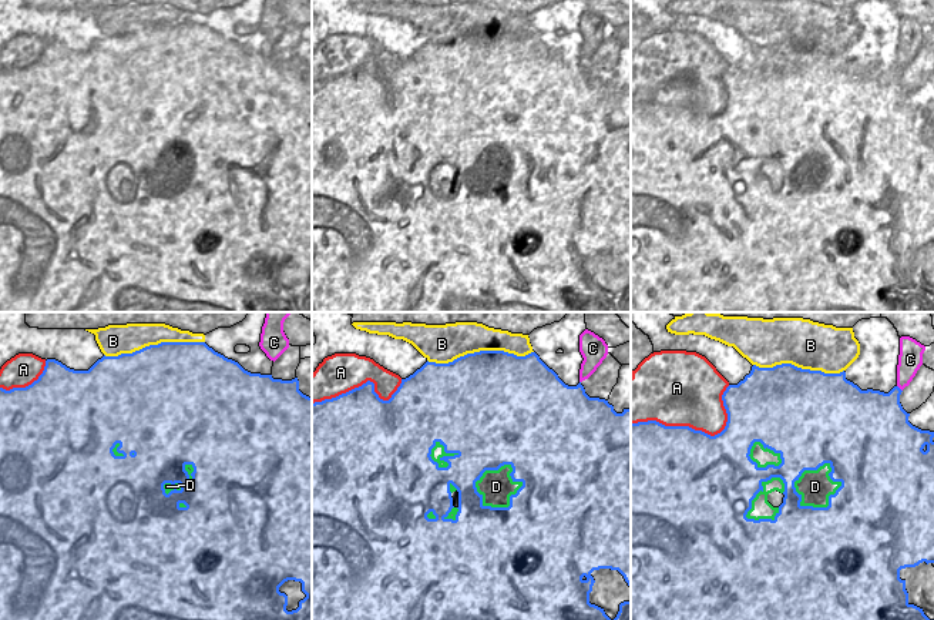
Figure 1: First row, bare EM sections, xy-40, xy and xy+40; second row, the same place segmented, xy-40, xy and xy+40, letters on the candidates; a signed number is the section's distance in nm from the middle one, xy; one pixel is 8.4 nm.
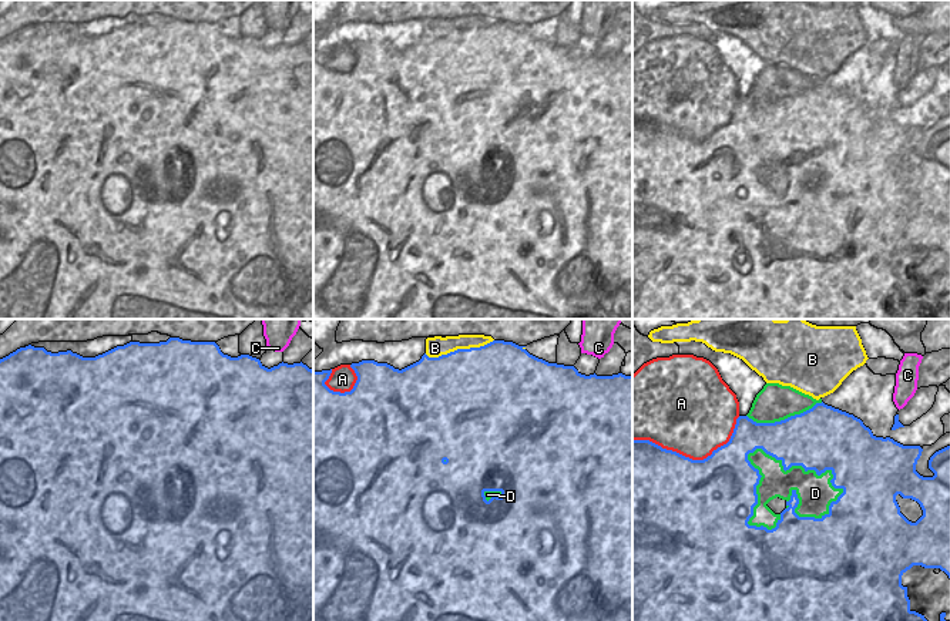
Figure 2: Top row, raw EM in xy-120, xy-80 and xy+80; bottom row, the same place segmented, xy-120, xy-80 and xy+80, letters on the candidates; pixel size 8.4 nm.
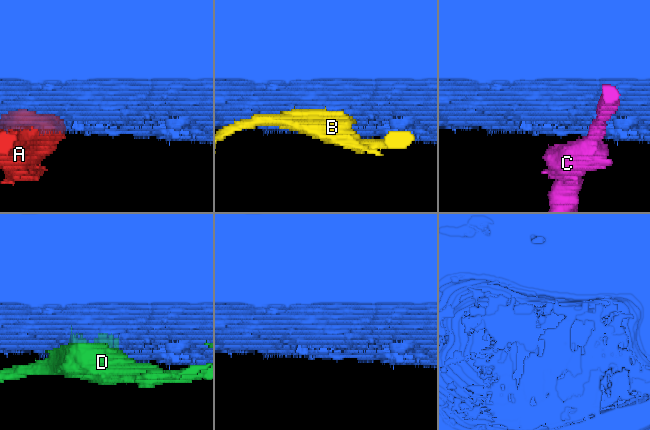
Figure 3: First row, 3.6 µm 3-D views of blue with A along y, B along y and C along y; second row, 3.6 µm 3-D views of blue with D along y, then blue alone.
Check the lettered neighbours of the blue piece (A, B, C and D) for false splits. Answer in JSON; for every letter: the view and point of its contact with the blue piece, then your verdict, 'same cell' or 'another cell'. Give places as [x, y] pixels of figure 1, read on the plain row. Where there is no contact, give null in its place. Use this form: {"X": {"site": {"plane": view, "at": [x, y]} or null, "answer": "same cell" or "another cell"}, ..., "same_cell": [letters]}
{"A": {"site": {"plane": "xy+40", "at": [698, 111]}, "answer": "another cell"}, "B": {"site": {"plane": "xy", "at": [480, 32]}, "answer": "another cell"}, "C": {"site": {"plane": "xy+40", "at": [899, 69]}, "answer": "another cell"}, "D": {"site": {"plane": "xy+40", "at": [800, 156]}, "answer": "another cell"}, "same_cell": []}

